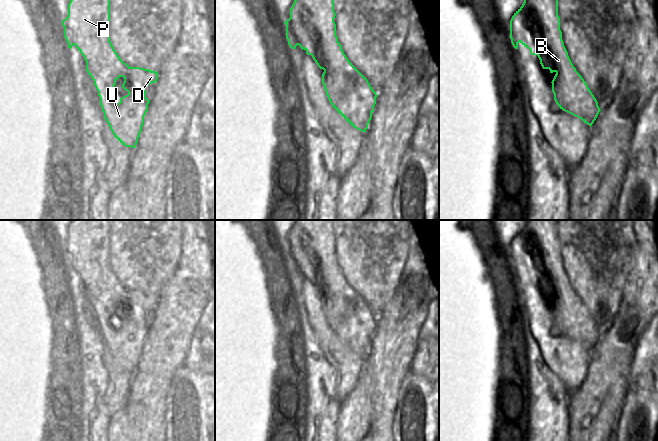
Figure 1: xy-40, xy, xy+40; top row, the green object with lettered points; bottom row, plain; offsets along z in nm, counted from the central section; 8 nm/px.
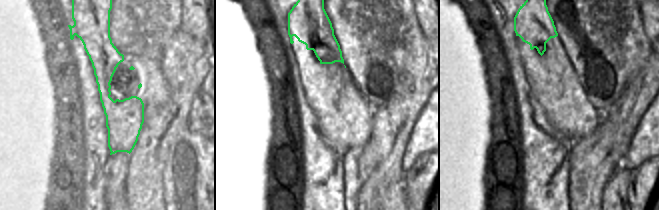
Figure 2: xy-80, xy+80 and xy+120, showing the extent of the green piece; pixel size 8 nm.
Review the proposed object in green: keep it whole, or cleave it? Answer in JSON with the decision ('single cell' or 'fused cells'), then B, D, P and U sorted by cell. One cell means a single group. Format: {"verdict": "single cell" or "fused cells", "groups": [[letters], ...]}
{"verdict": "single cell", "groups": [["B", "D", "P", "U"]]}

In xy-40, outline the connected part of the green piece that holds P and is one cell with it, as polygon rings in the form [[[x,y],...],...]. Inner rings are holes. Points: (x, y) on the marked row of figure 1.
[[[70,0],[68,16],[62,20],[62,26],[68,48],[75,45],[86,61],[86,72],[94,82],[104,119],[112,134],[122,145],[134,149],[150,102],[146,98],[146,87],[157,81],[158,73],[140,67],[129,67],[114,50],[110,42],[110,0]],[[119,77],[124,78],[122,88],[128,94],[117,103],[112,100],[111,94]]]

